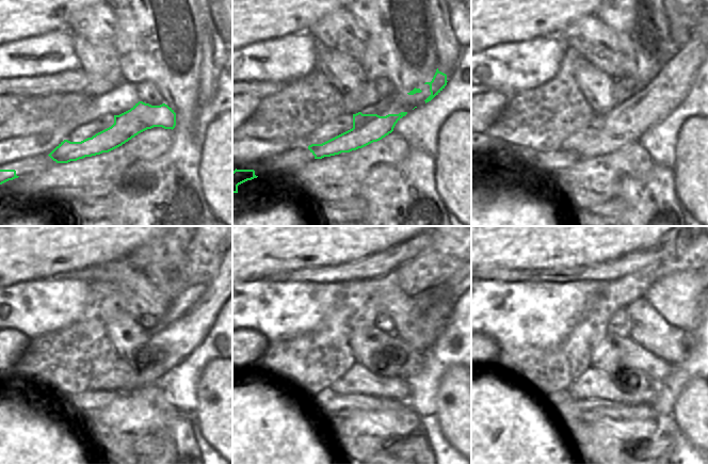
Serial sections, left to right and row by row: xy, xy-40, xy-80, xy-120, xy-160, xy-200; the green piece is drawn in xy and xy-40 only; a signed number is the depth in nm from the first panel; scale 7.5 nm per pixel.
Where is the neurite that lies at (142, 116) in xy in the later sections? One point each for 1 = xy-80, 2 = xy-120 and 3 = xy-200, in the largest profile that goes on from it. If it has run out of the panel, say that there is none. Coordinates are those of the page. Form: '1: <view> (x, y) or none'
1: xy-80 (606, 133)
2: xy-120 (142, 370)
3: xy-200 (594, 383)

